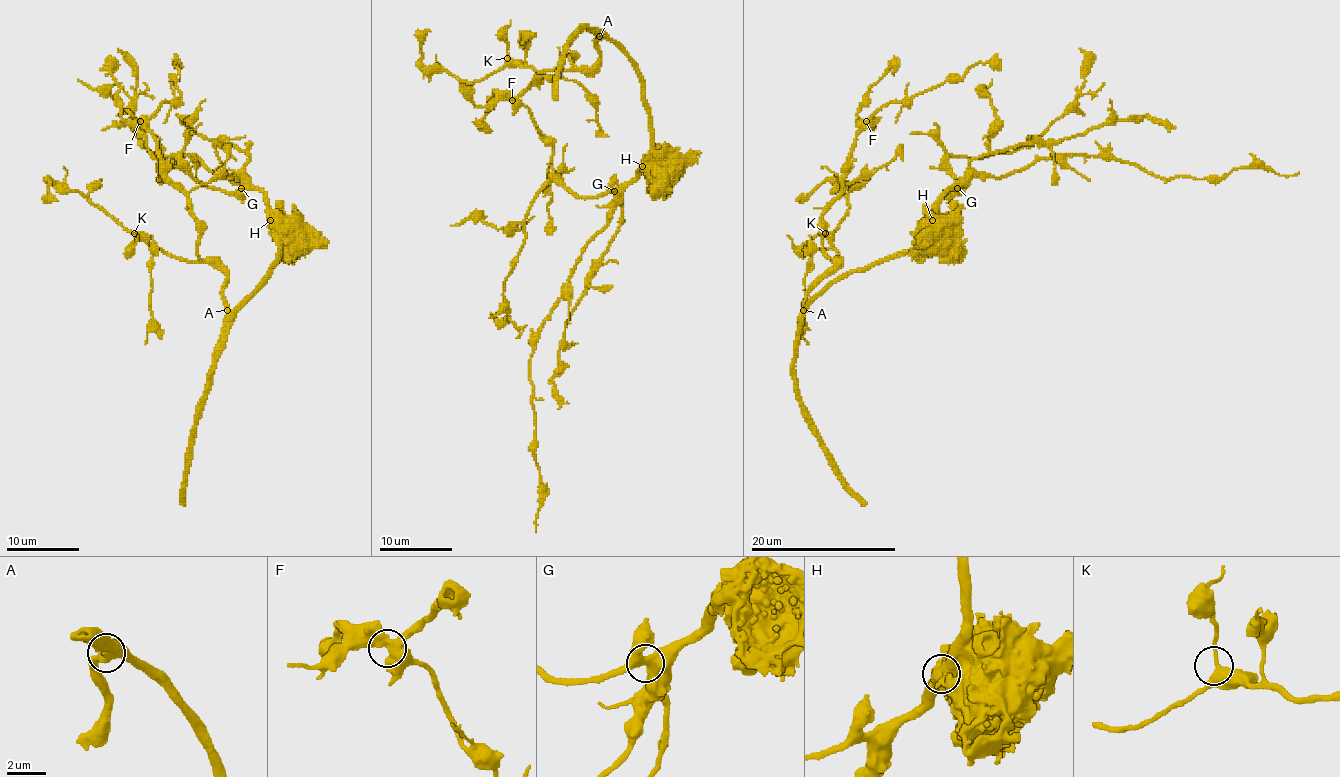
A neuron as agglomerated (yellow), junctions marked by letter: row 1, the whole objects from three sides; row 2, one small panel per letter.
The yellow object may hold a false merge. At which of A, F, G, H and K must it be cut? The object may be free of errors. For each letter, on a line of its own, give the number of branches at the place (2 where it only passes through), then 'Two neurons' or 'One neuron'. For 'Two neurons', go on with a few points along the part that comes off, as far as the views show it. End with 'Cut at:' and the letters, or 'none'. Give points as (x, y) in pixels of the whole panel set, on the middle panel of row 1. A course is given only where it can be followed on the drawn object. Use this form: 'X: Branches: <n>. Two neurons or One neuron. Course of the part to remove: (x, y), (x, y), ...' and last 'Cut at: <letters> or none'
A: Branches: 2. One neuron
F: Branches: 2. One neuron
G: Branches: 2. One neuron
H: Branches: 1. Two neurons. Course of the part to remove: (643, 165), (650, 147), (643, 80), (603, 38), (592, 67), (567, 56), (518, 98), (552, 147), (552, 234)
K: Branches: 2. One neuron
Cut at: H

